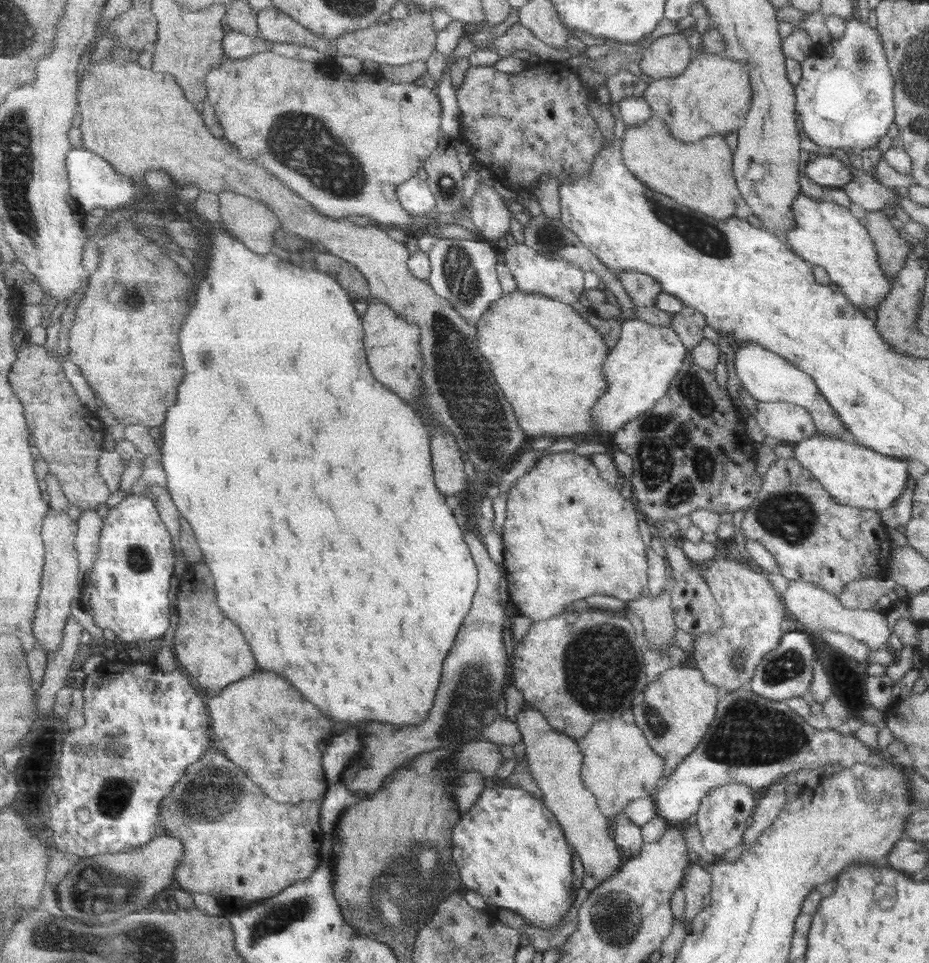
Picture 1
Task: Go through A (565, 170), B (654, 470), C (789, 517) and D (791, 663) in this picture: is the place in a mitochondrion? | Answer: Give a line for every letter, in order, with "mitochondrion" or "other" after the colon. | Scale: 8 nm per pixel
A: other
B: mitochondrion
C: mitochondrion
D: mitochondrion

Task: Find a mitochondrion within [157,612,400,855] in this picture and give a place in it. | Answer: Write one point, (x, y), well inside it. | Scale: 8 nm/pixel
(213, 791)

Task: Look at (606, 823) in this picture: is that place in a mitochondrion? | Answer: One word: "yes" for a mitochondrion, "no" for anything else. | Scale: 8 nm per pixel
no

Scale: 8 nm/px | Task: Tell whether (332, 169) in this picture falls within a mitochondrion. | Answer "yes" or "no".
yes

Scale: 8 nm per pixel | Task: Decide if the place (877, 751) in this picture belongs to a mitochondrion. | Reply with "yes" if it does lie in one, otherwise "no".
no

